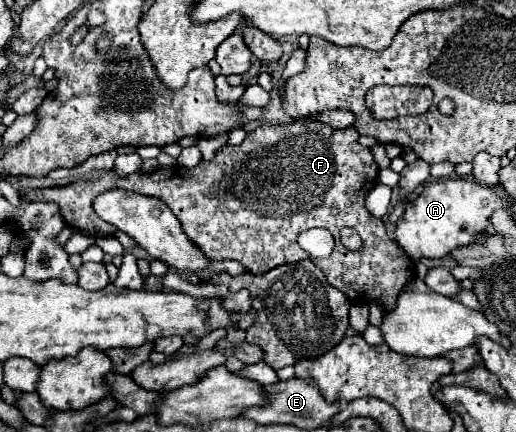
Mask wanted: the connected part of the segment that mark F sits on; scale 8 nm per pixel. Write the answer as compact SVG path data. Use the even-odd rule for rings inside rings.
M302 118L292 124L264 124L248 132L246 140L240 146L224 146L216 152L214 160L200 160L198 166L186 168L180 164L156 168L154 172L134 172L128 176L118 176L114 170L104 172L98 178L76 180L66 186L42 188L42 190L20 190L20 198L26 202L54 202L60 208L60 214L66 226L76 228L86 236L104 238L114 236L118 230L98 218L94 212L94 198L104 190L126 188L146 196L158 196L168 208L176 214L182 224L182 230L188 238L210 258L210 260L238 260L252 274L264 274L280 264L290 264L306 258L306 252L298 246L296 238L306 228L322 226L330 230L336 240L334 252L328 258L318 258L316 266L324 272L326 280L346 294L352 304L378 304L384 312L394 310L396 300L404 286L414 278L414 262L408 254L402 252L386 234L386 226L382 218L376 218L364 206L364 196L378 184L378 164L374 162L374 154L370 148L358 144L358 130L354 126L348 128L332 128L318 118ZM344 226L354 228L362 238L360 250L348 250L340 242L340 230Z

